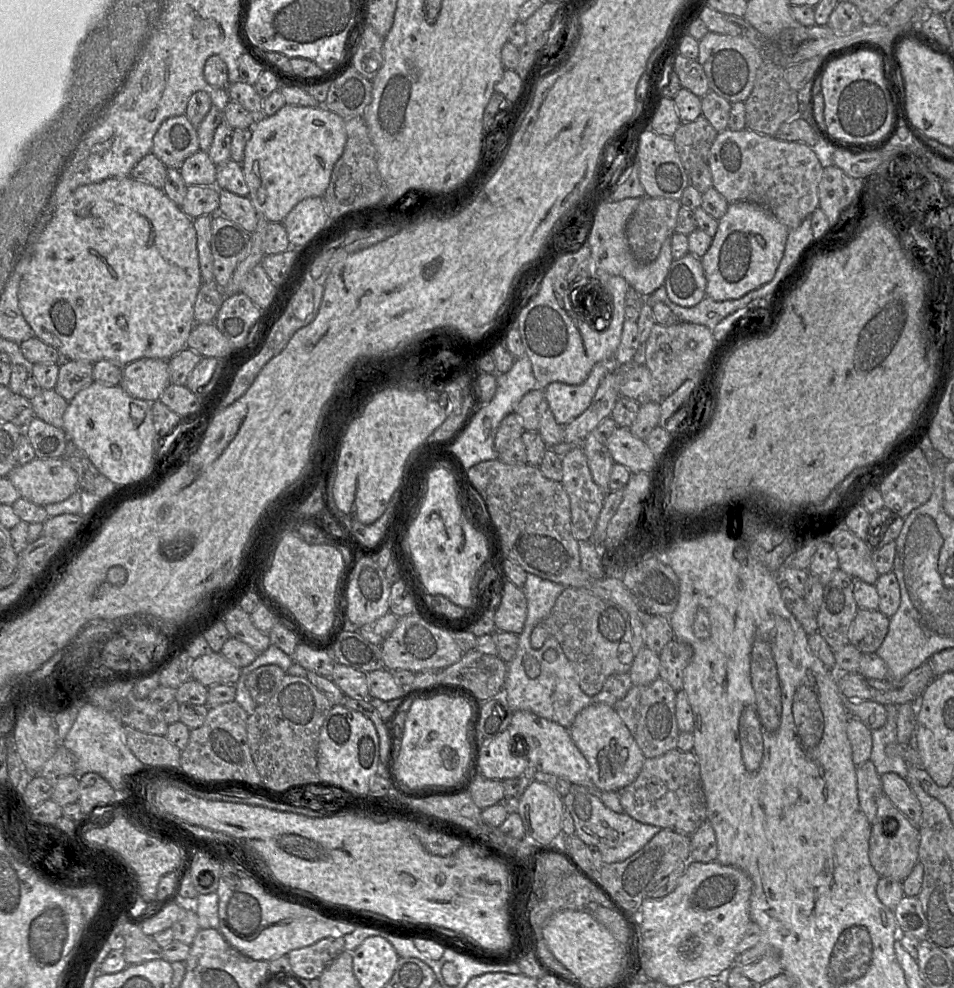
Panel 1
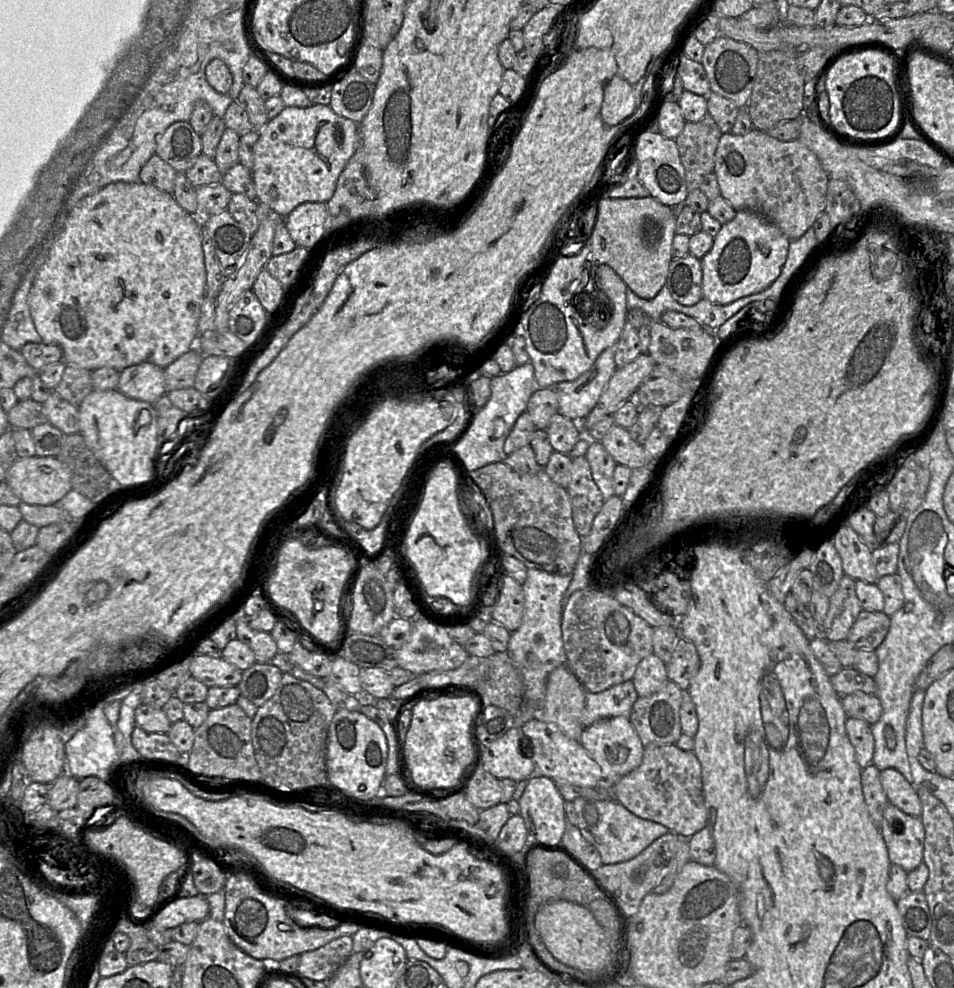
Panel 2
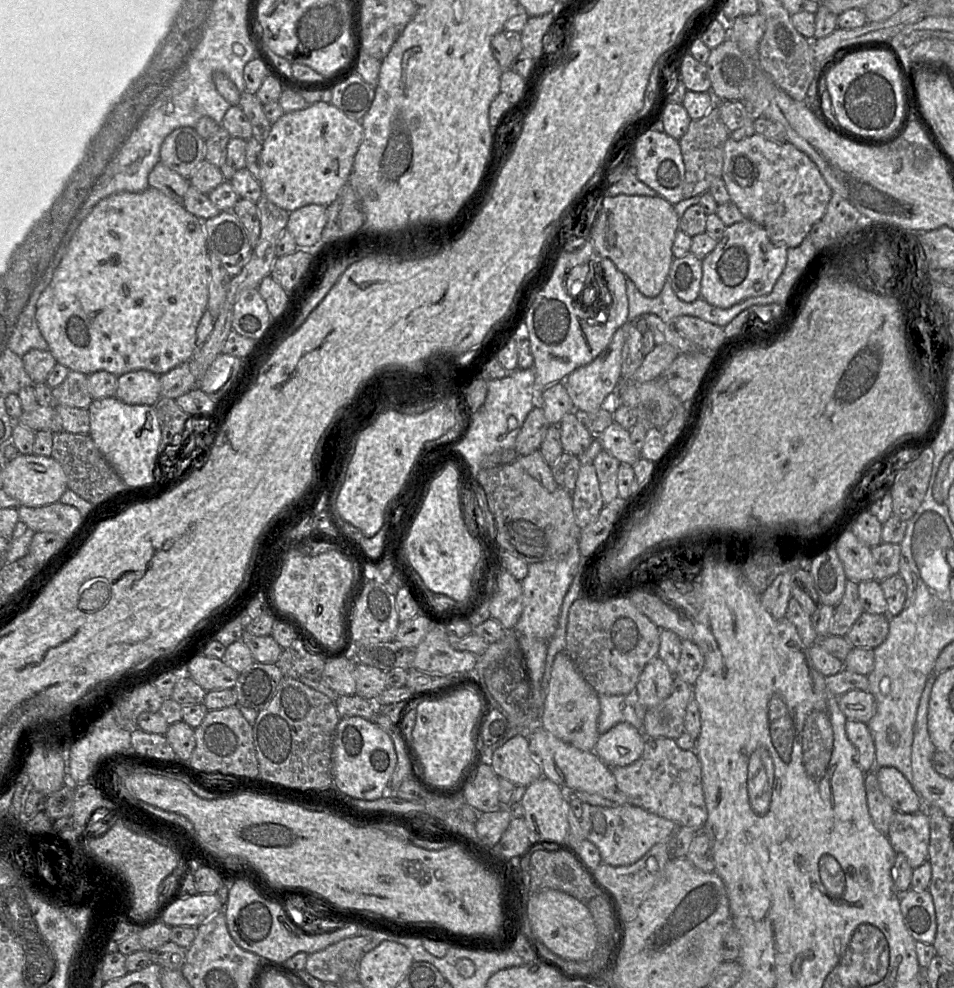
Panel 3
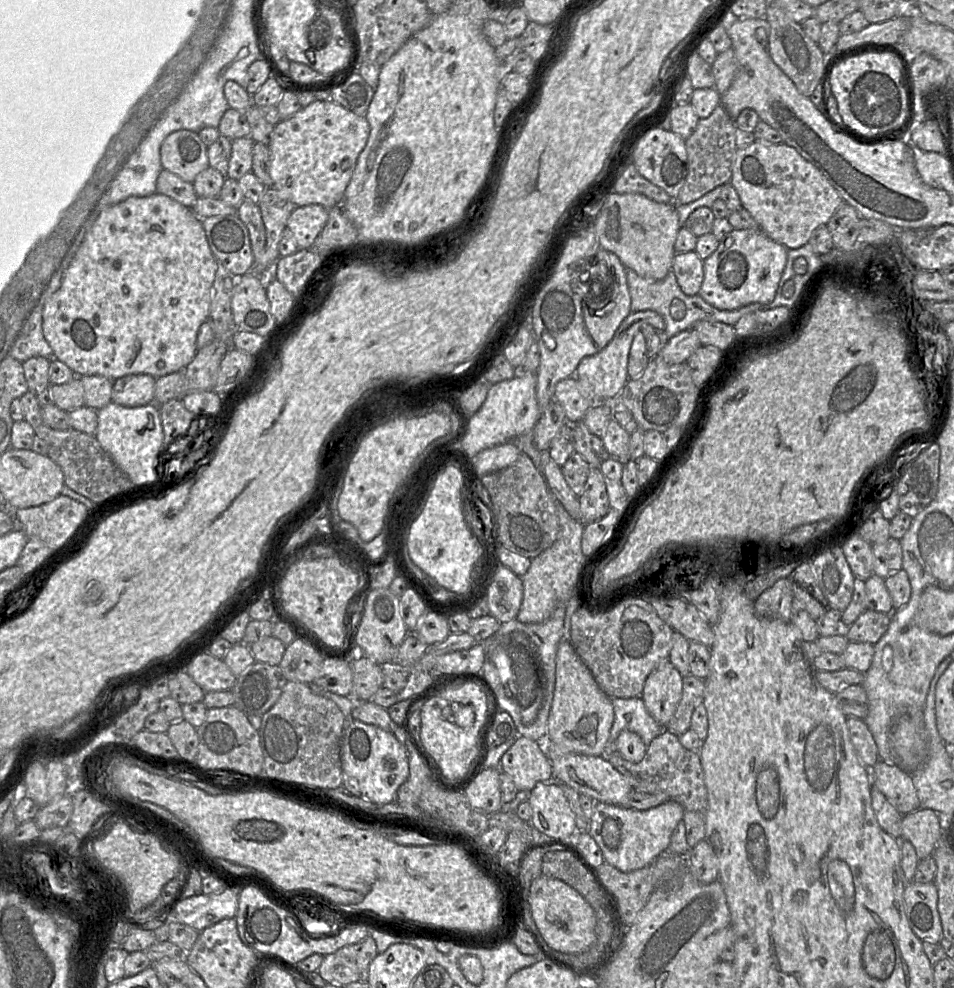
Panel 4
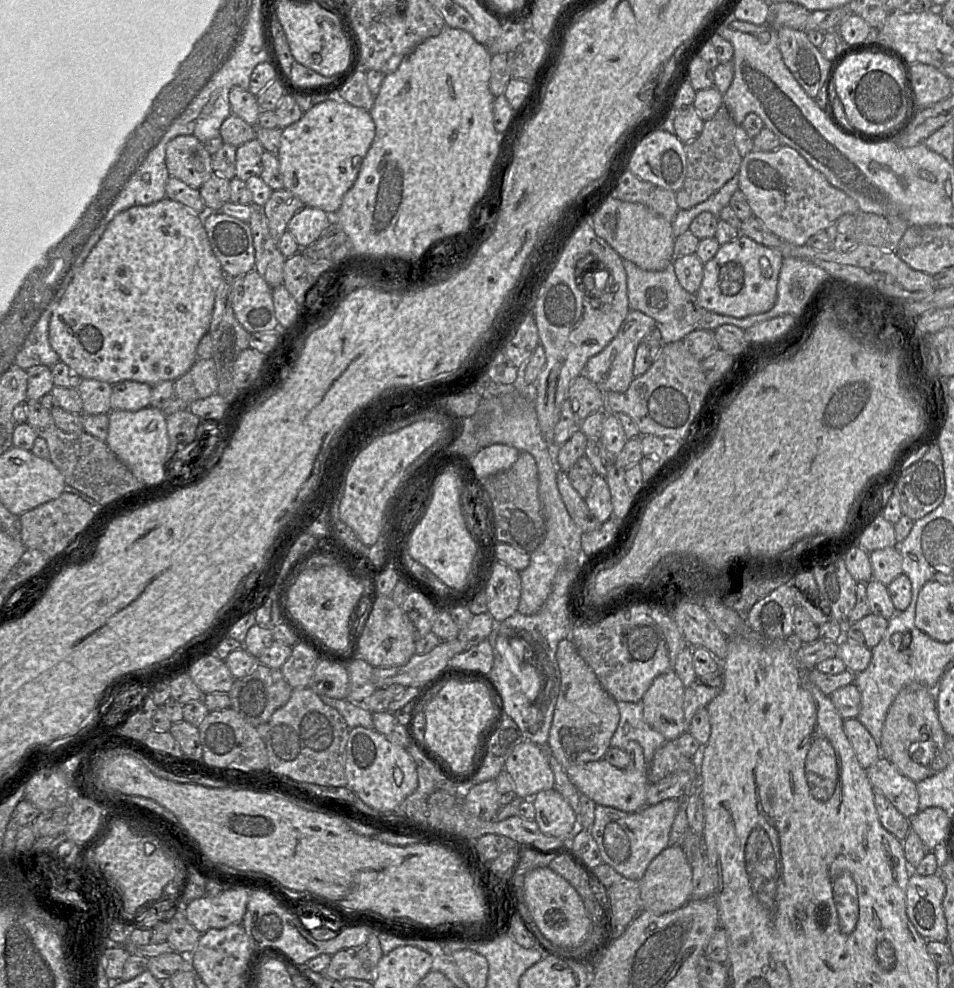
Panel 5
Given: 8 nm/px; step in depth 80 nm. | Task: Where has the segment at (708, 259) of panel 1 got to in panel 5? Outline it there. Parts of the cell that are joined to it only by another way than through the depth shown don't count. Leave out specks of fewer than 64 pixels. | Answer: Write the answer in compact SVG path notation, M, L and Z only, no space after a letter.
M740 235L736 240L721 245L716 255L704 264L703 279L696 293L698 304L707 310L735 318L743 318L770 310L776 302L778 277L783 260L780 251Z

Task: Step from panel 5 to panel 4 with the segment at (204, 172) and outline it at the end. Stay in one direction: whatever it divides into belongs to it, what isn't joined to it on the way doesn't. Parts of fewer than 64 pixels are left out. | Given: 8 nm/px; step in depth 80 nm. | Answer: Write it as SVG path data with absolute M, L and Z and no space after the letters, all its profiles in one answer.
M190 130L173 132L160 149L162 167L193 184L196 176L210 166L207 149L198 133Z

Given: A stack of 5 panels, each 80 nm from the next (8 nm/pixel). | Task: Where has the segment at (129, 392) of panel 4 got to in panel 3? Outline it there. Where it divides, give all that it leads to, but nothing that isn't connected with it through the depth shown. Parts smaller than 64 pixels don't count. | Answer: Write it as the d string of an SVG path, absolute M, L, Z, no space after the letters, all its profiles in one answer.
M135 370L118 377L116 397L127 404L155 405L160 396L160 377L149 370Z

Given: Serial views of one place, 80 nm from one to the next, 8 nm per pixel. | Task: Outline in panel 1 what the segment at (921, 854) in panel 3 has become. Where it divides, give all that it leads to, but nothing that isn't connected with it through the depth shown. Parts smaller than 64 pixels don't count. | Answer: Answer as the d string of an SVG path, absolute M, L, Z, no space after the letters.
M882 794L877 801L877 813L871 824L869 860L880 878L887 877L903 882L918 862L920 835L908 818Z

